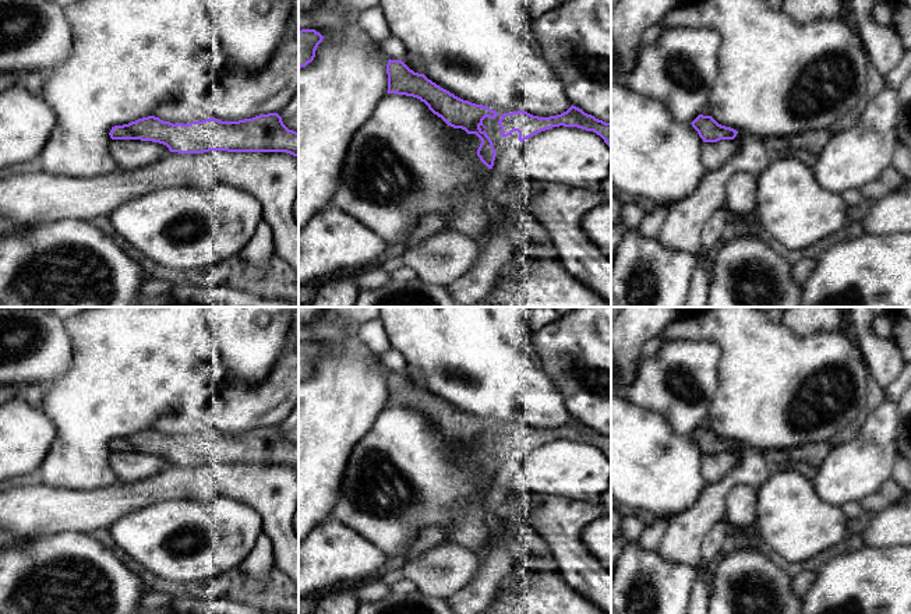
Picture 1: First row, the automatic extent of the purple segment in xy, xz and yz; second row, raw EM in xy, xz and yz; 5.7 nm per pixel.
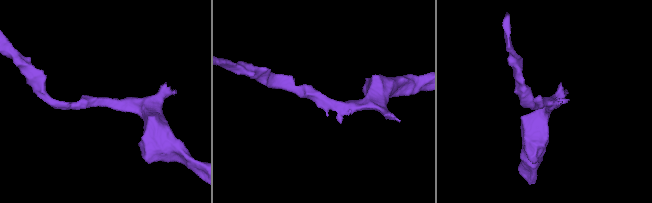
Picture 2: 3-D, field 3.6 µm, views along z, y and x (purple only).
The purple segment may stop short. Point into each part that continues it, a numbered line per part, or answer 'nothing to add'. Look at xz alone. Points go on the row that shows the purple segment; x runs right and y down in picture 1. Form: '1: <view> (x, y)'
1: xz (472, 145)

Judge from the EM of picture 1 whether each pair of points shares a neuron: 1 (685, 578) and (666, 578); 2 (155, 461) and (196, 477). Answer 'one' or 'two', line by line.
1: one
2: two

